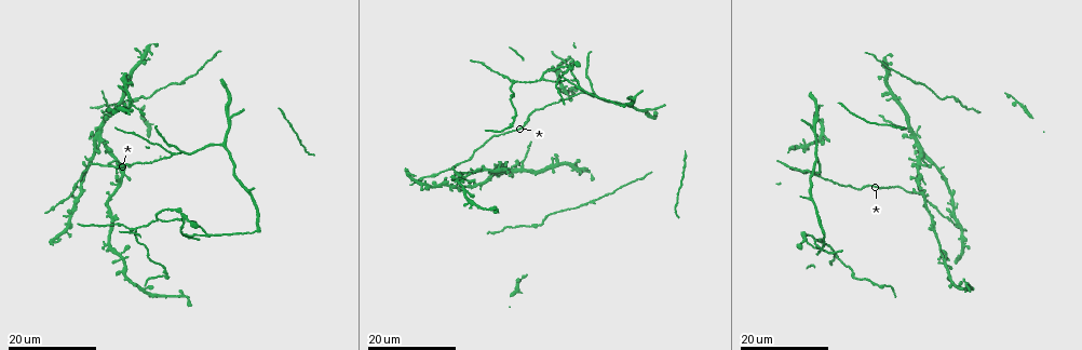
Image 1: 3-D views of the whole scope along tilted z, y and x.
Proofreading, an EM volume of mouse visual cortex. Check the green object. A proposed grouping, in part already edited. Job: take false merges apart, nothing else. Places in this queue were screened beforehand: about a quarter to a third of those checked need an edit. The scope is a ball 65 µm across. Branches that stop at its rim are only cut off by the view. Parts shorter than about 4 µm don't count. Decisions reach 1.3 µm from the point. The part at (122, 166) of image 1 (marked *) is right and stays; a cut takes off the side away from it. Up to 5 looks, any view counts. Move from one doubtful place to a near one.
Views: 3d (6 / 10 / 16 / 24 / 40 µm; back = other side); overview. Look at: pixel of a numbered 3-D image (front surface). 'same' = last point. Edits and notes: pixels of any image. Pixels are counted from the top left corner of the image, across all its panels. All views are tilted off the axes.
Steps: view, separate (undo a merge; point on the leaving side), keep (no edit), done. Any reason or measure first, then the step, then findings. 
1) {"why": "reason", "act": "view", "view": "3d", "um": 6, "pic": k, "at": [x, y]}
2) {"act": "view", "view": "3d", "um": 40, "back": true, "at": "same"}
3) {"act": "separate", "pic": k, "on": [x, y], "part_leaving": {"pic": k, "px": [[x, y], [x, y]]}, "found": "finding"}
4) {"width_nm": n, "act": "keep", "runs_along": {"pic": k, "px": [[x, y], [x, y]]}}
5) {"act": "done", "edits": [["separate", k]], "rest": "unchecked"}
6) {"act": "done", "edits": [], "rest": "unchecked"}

{"why": "three arms meet", "act": "view", "view": "3d", "um": 24, "pic": 1, "at": [225, 144]}

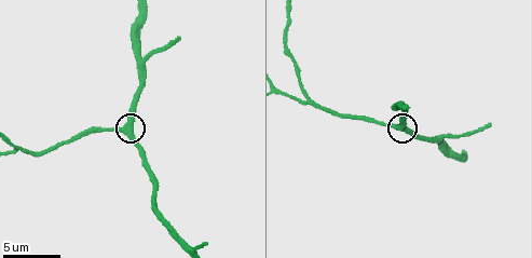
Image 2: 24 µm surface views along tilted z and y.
{"act": "view", "view": "3d", "um": 10, "pic": 2, "at": [132, 129]}

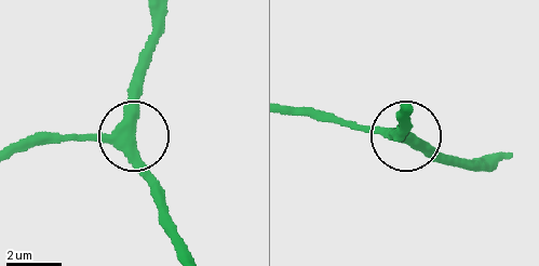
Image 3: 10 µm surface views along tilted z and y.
{"width_nm": 370, "act": "keep", "found": "one neuron here"}

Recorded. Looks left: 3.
{"why": "three-way junction", "act": "view", "view": "3d", "um": 16, "pic": 1, "at": [515, 84]}

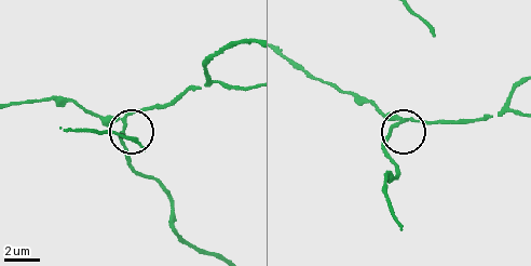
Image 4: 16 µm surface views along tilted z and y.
{"act": "view", "view": "3d", "um": 6, "pic": 4, "at": [398, 125]}

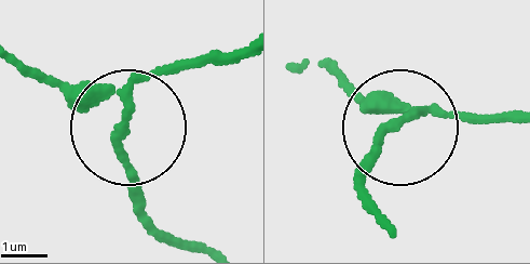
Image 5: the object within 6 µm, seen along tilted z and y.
{"act": "separate", "pic": 5, "on": [126, 159], "part_leaving": {"pic": 5, "px": [[122, 98], [144, 203], [182, 240]]}, "found": "a second neuron is stuck on"}

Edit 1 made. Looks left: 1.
{"act": "done", "edits": [["separate", 5]], "rest": "unchecked"}

